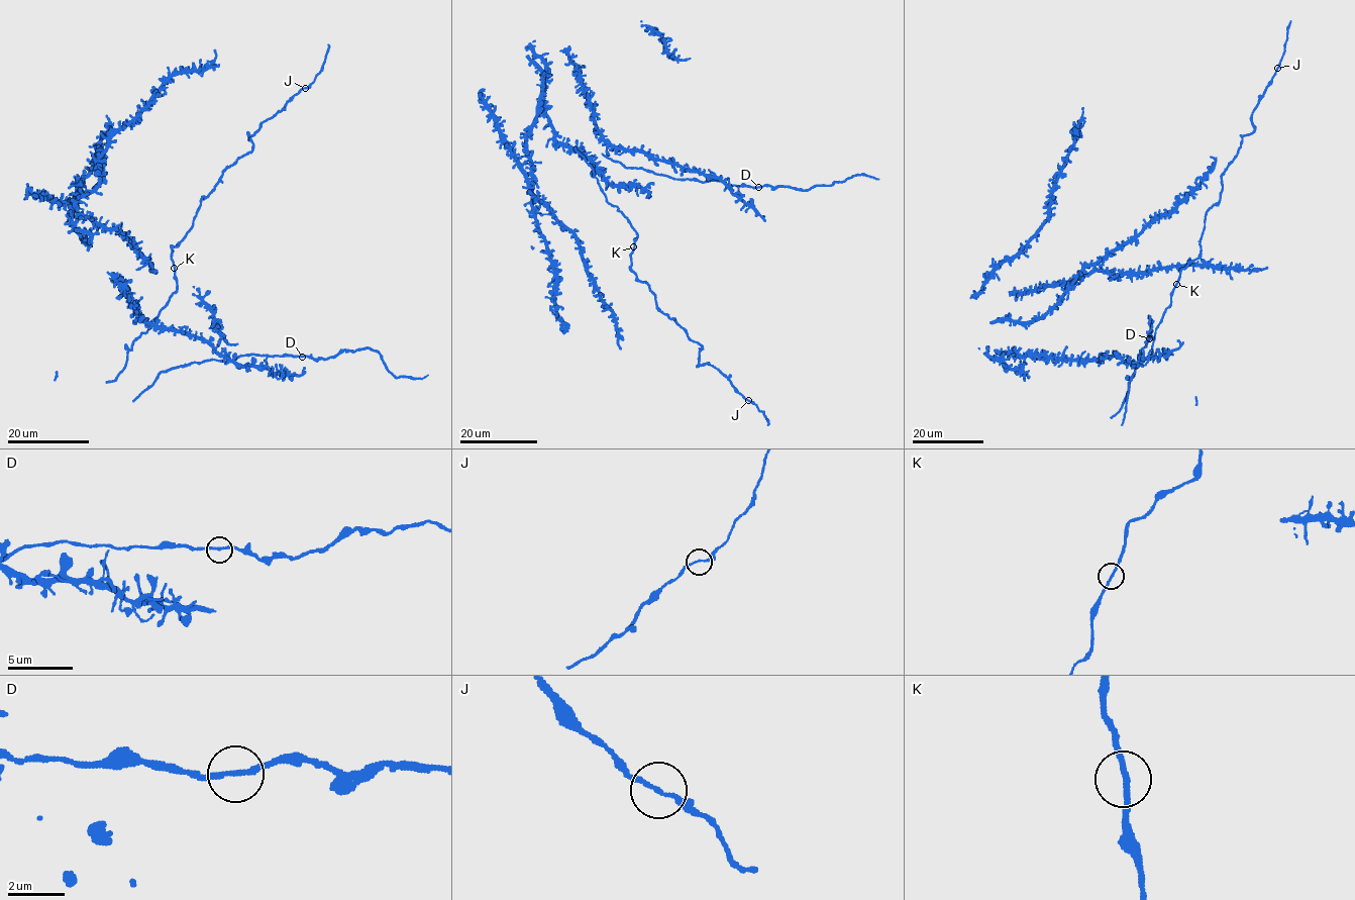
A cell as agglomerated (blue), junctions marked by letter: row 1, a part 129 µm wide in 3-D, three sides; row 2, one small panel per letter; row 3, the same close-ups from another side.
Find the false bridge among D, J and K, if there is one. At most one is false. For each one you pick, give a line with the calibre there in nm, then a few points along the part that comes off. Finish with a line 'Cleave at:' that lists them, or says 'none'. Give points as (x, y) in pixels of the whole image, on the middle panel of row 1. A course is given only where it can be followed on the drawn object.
J: calibre 150 nm; course (749, 400), (761, 411), (767, 424)
Cleave at: J

